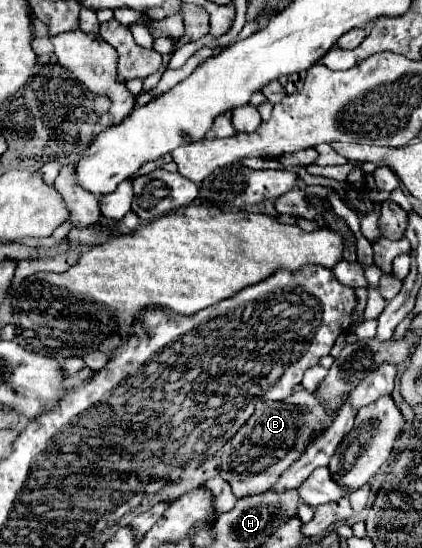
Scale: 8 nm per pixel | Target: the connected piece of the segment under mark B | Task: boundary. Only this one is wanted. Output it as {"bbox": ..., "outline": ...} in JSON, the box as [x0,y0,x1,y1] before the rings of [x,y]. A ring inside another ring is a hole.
{"bbox":[221,390,331,498],"outline":[[[309,390],[293,392],[279,402],[259,402],[253,416],[233,436],[233,452],[223,460],[221,476],[231,484],[237,498],[269,490],[279,480],[279,474],[307,450],[317,428],[325,430],[329,420],[331,410],[323,402],[315,402],[315,392]]]}

